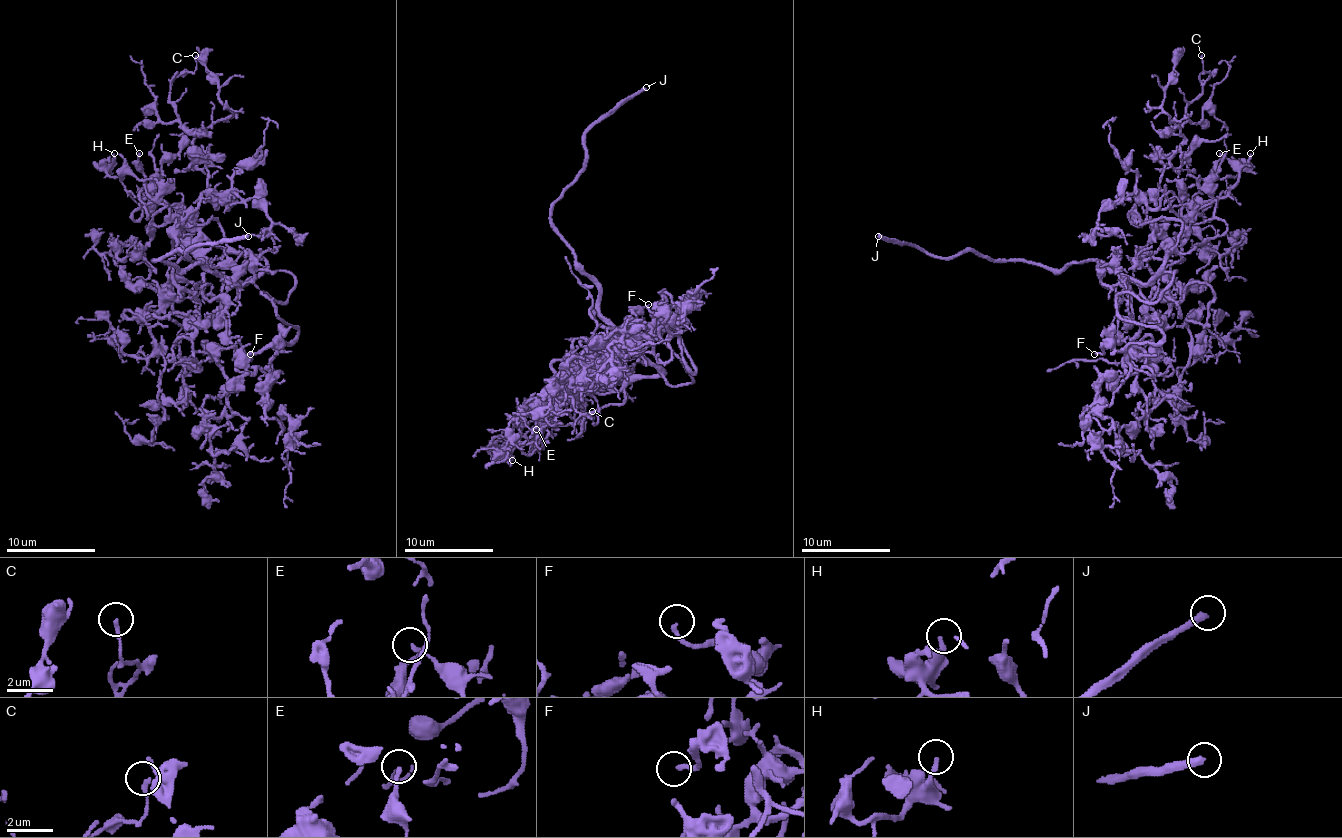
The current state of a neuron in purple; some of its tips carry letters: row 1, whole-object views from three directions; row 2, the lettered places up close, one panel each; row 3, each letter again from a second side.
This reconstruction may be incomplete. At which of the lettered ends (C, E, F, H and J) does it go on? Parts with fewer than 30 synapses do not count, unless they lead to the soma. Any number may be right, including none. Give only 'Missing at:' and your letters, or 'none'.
Missing at: F, J

